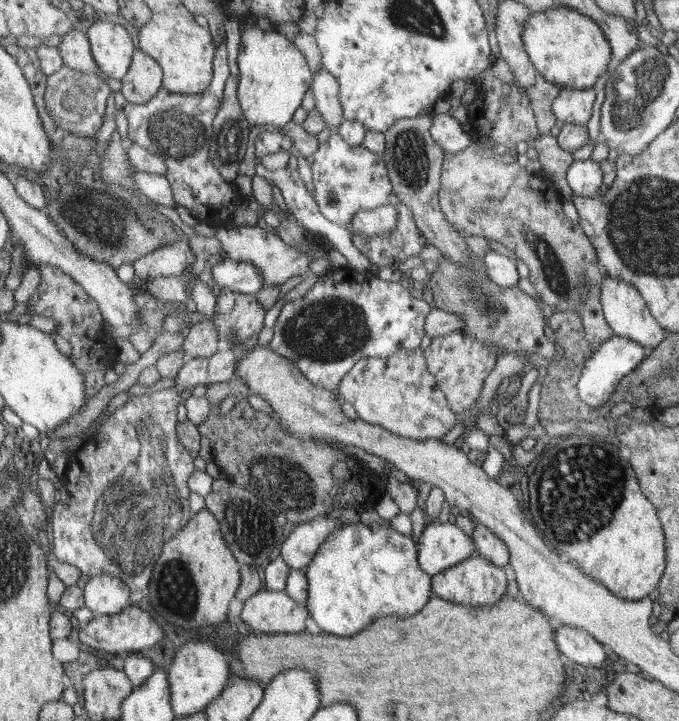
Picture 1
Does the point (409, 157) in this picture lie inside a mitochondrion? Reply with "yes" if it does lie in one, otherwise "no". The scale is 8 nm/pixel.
yes

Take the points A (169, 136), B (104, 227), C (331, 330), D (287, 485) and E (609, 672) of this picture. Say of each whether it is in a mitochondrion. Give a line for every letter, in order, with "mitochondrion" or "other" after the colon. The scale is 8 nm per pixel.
A: mitochondrion
B: mitochondrion
C: mitochondrion
D: mitochondrion
E: other

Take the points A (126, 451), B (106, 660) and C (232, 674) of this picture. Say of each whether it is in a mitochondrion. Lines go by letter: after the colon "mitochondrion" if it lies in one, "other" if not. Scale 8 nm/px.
A: mitochondrion
B: other
C: other

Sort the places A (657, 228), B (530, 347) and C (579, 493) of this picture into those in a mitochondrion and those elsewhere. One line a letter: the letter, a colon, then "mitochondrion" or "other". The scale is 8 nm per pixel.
A: mitochondrion
B: other
C: mitochondrion

